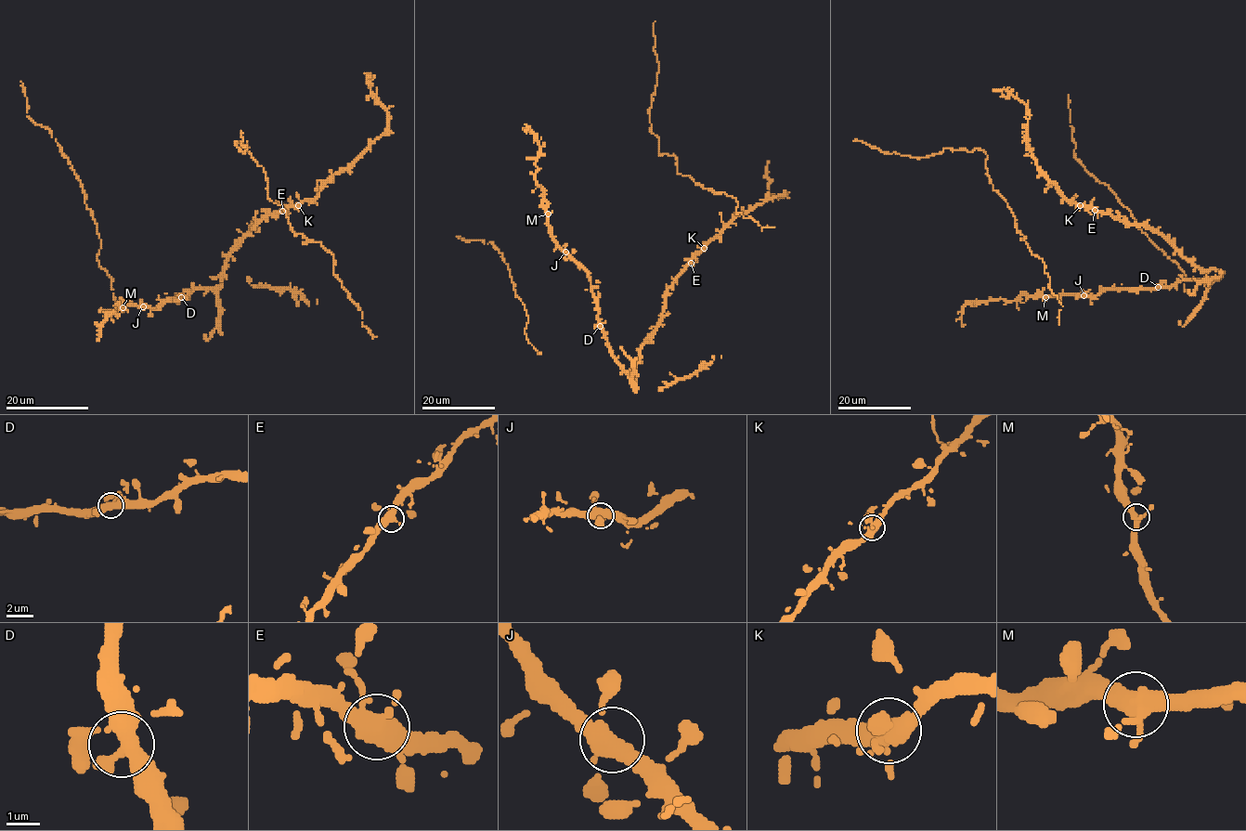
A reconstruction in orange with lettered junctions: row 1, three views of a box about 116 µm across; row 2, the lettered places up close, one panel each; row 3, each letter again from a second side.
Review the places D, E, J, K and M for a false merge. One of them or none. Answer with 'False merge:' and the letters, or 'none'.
False merge: none

